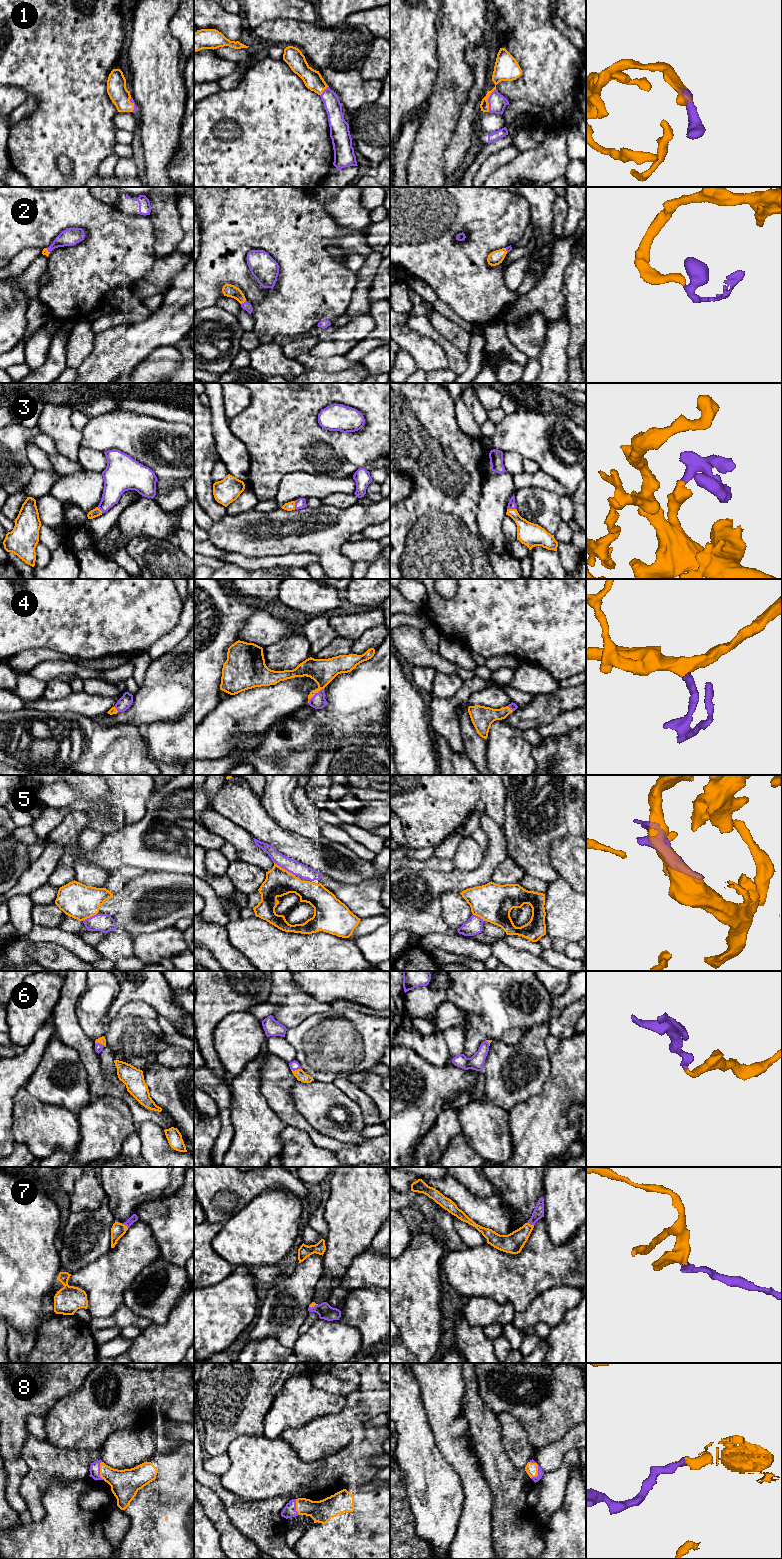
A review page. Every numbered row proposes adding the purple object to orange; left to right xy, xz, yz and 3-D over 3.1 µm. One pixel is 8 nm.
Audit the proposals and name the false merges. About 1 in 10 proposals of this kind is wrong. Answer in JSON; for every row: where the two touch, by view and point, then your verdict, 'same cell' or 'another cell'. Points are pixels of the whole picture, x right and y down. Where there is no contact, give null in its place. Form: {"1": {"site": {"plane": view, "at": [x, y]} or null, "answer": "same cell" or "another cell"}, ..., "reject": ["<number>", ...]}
{"1": {"site": {"plane": "yz", "at": [487, 99]}, "answer": "same cell"}, "2": {"site": {"plane": "xz", "at": [243, 302]}, "answer": "same cell"}, "3": {"site": {"plane": "yz", "at": [511, 509]}, "answer": "same cell"}, "4": {"site": {"plane": "xz", "at": [314, 694]}, "answer": "same cell"}, "5": {"site": {"plane": "xz", "at": [284, 869]}, "answer": "same cell"}, "6": {"site": {"plane": "xy", "at": [100, 1043]}, "answer": "same cell"}, "7": {"site": {"plane": "yz", "at": [529, 1224]}, "answer": "same cell"}, "8": {"site": {"plane": "xy", "at": [100, 1471]}, "answer": "same cell"}, "reject": []}

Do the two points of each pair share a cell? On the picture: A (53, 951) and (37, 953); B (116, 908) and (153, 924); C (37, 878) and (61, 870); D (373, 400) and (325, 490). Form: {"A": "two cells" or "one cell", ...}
{"A": "one cell", "B": "one cell", "C": "two cells", "D": "two cells"}

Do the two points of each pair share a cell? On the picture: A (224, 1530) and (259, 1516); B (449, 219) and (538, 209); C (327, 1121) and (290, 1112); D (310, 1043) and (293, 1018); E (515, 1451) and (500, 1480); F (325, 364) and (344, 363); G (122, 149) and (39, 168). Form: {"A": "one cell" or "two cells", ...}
{"A": "two cells", "B": "two cells", "C": "two cells", "D": "two cells", "E": "two cells", "F": "one cell", "G": "two cells"}

